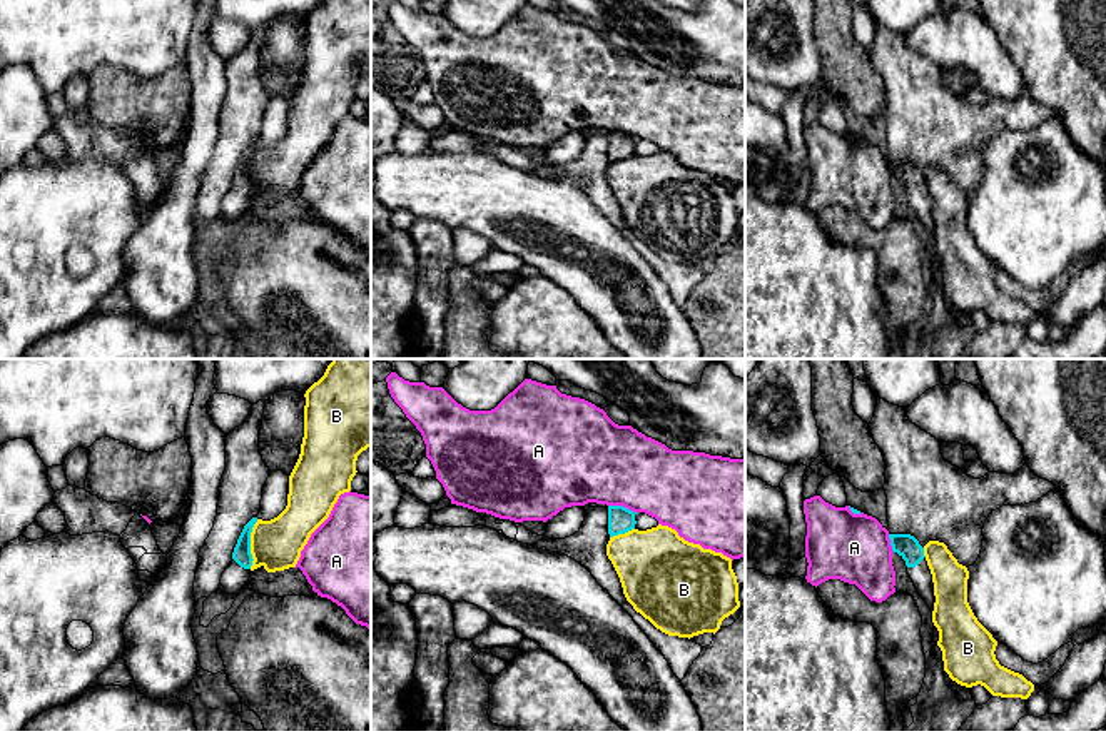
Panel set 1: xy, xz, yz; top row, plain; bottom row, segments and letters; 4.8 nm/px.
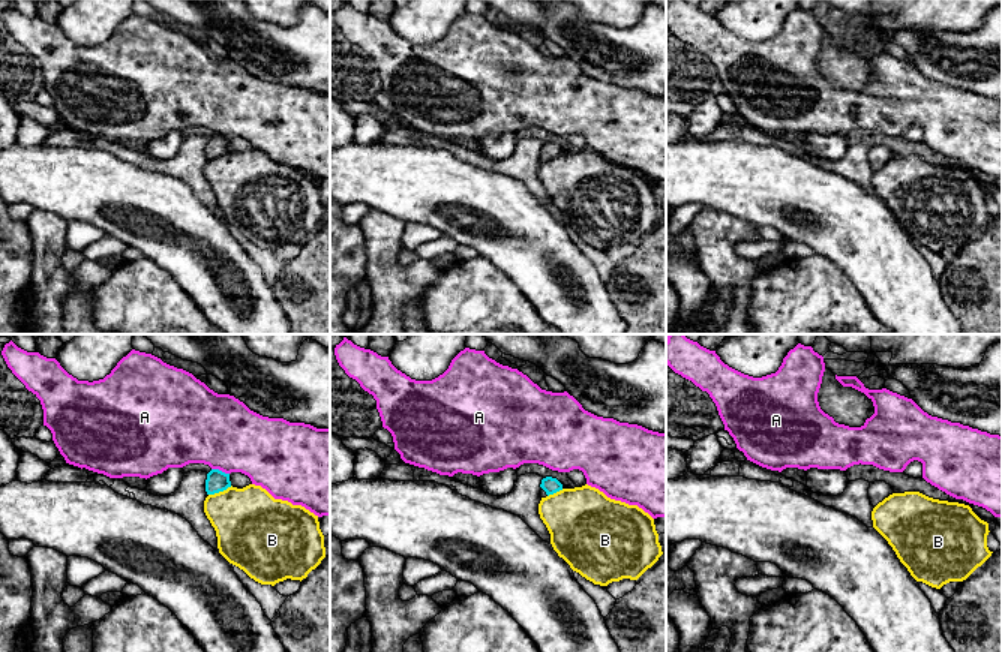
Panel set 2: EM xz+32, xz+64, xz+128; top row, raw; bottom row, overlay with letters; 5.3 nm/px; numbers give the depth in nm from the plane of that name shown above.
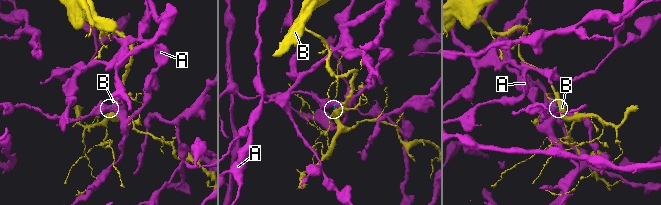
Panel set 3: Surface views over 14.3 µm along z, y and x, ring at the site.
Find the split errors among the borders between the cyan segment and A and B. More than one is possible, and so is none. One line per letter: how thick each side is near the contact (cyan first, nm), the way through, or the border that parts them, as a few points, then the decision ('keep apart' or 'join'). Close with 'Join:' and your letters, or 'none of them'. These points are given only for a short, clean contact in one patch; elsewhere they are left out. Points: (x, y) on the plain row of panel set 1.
A: 130 nm thick on the cyan side, 400 nm on the other; border along xz (608, 131), (622, 131), (635, 139); keep apart
B: 90 nm thick on the cyan side, 240 nm on the other; border along xy (258, 146), (251, 159), (253, 191), (249, 194); keep apart
Join: none of them

